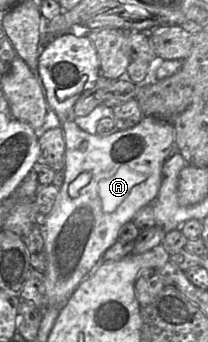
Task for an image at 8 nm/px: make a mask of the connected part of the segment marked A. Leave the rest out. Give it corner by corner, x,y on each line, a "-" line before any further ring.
144,115
134,127
108,136
90,134
71,120
64,121
62,129
66,144
64,181
43,230
47,259
44,272
46,306
53,307
62,307
82,280
93,272
105,251
118,240
121,226
132,221
143,206
154,202
161,183
162,166
167,157
176,152
173,147
175,129
170,121
161,117

